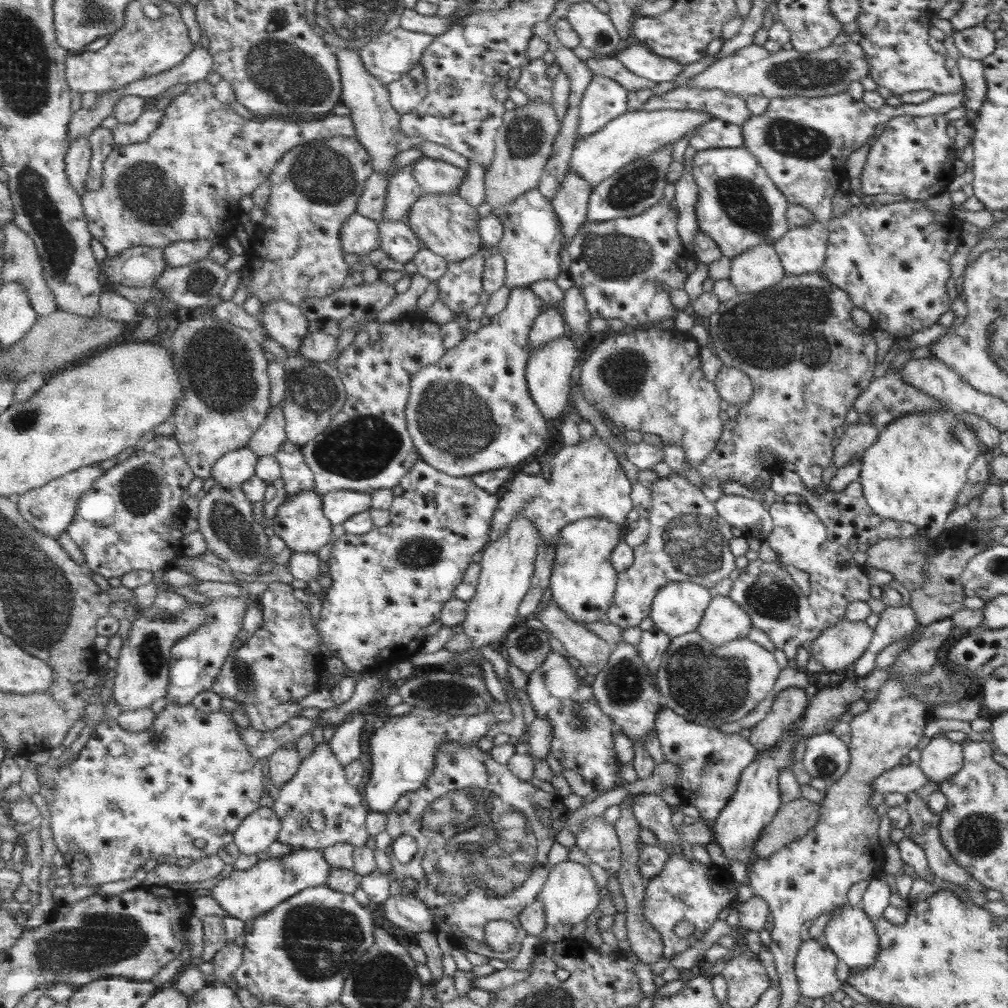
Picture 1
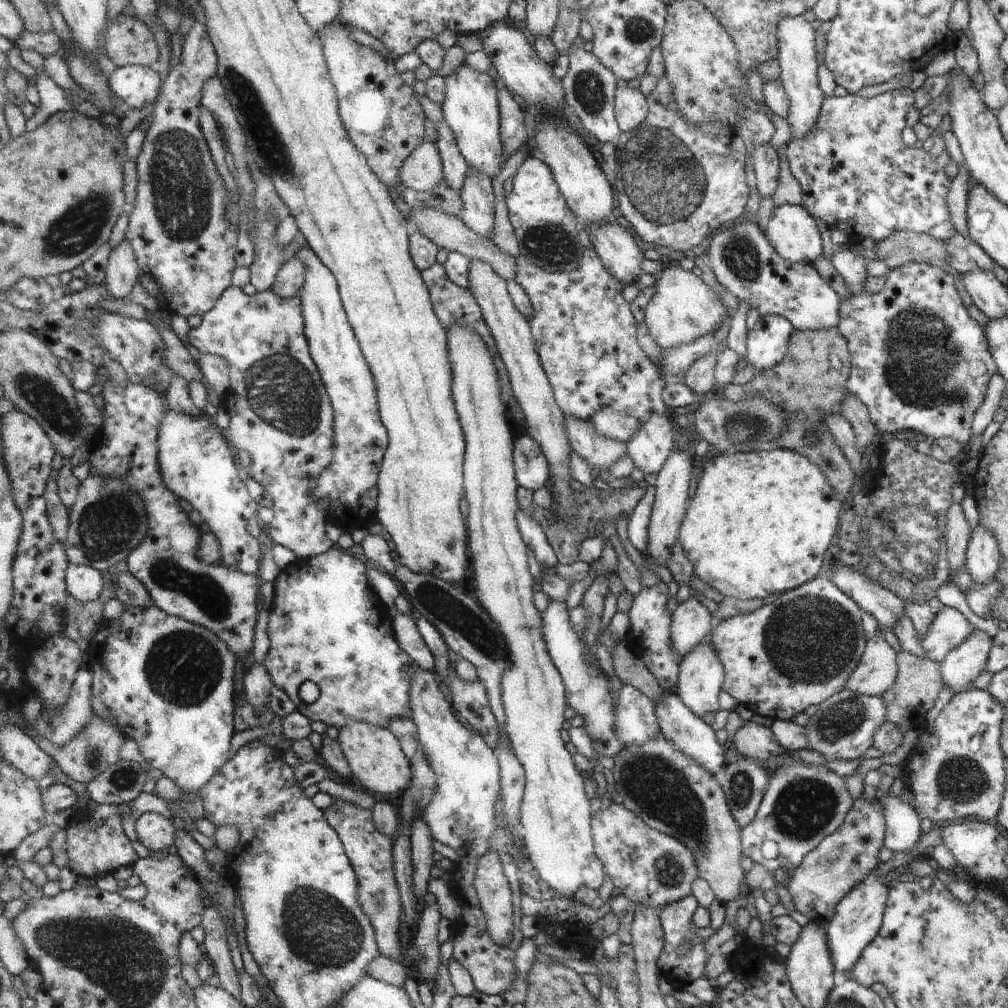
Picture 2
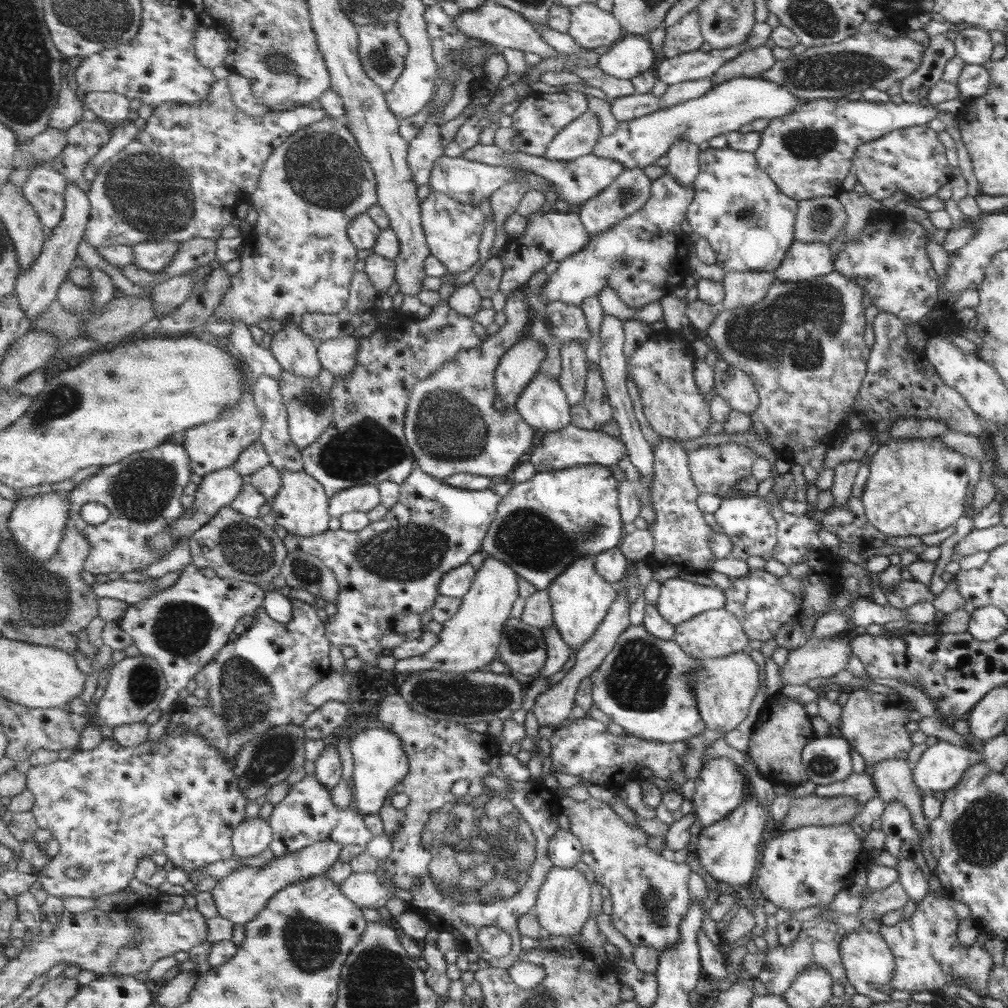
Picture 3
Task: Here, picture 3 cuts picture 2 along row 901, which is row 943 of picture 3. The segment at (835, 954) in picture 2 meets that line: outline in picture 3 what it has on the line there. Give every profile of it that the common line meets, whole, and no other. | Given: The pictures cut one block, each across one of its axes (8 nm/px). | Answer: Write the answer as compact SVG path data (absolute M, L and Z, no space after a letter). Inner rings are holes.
M863 926L856 932L846 933L846 936L839 942L839 955L846 982L855 989L856 998L865 996L879 1003L890 1001L891 993L894 991L890 983L893 979L895 964L889 948L879 934L868 932Z

